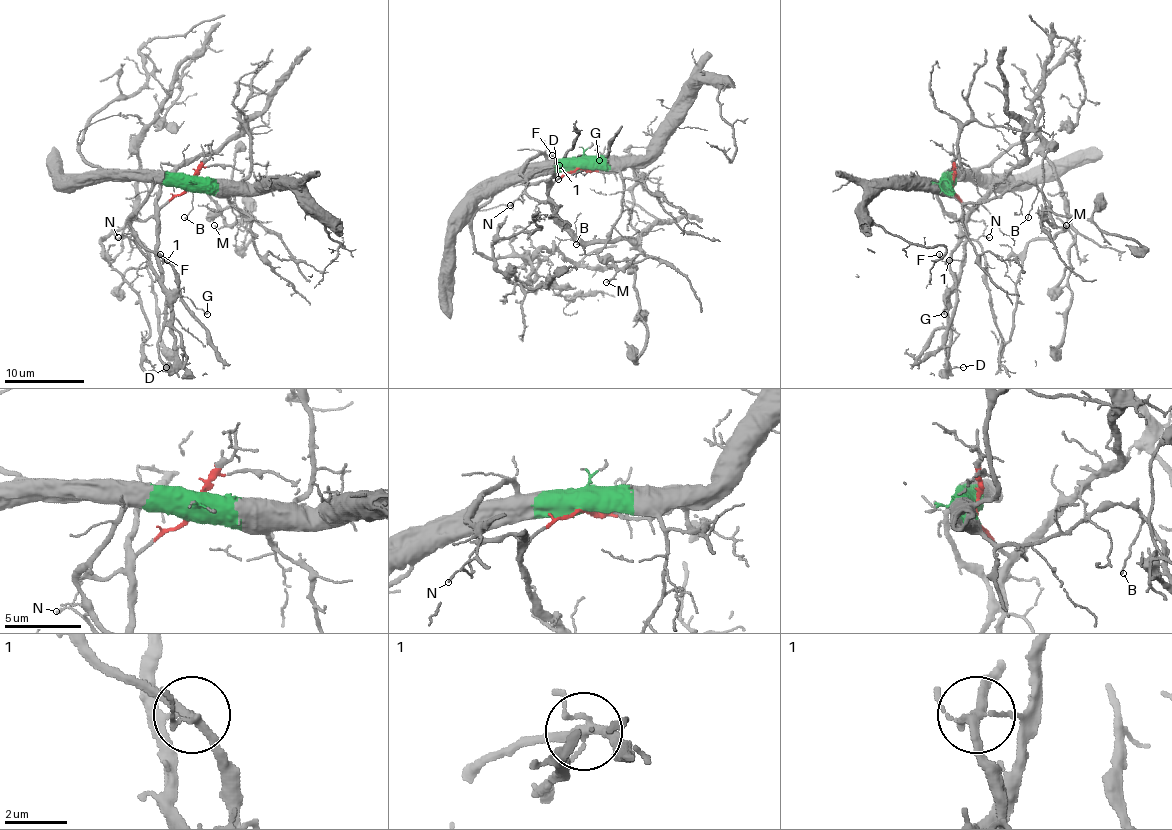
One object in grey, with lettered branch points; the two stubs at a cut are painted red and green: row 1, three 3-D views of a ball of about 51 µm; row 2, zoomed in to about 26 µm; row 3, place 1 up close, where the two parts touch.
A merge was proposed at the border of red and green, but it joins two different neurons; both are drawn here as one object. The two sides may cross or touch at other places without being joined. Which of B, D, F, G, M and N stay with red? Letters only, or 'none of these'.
D, F, G

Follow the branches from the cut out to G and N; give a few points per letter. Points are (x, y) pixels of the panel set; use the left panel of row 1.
G: (189, 186), (160, 210), (160, 281), (207, 313)
N: (189, 186), (158, 182), (130, 220), (134, 238), (118, 238)

